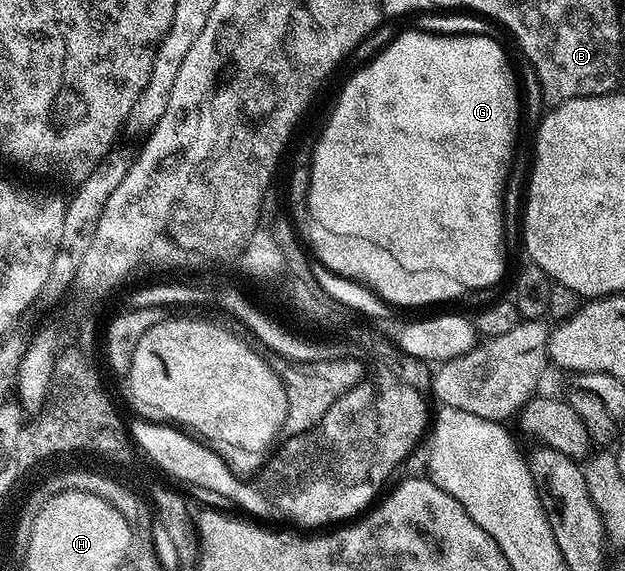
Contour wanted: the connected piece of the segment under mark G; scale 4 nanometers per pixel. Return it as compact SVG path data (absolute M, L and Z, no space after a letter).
M408 28L403 32L396 33L392 41L368 61L365 68L354 71L348 77L351 79L344 84L331 110L331 119L324 124L315 142L315 151L311 154L307 207L315 211L319 221L331 230L374 238L407 267L444 270L447 274L455 274L461 282L471 283L475 292L482 292L486 286L495 286L503 278L503 181L507 178L511 149L515 146L515 122L511 119L511 113L519 102L515 95L515 74L507 63L506 52L494 38L475 34L428 34L423 30Z

